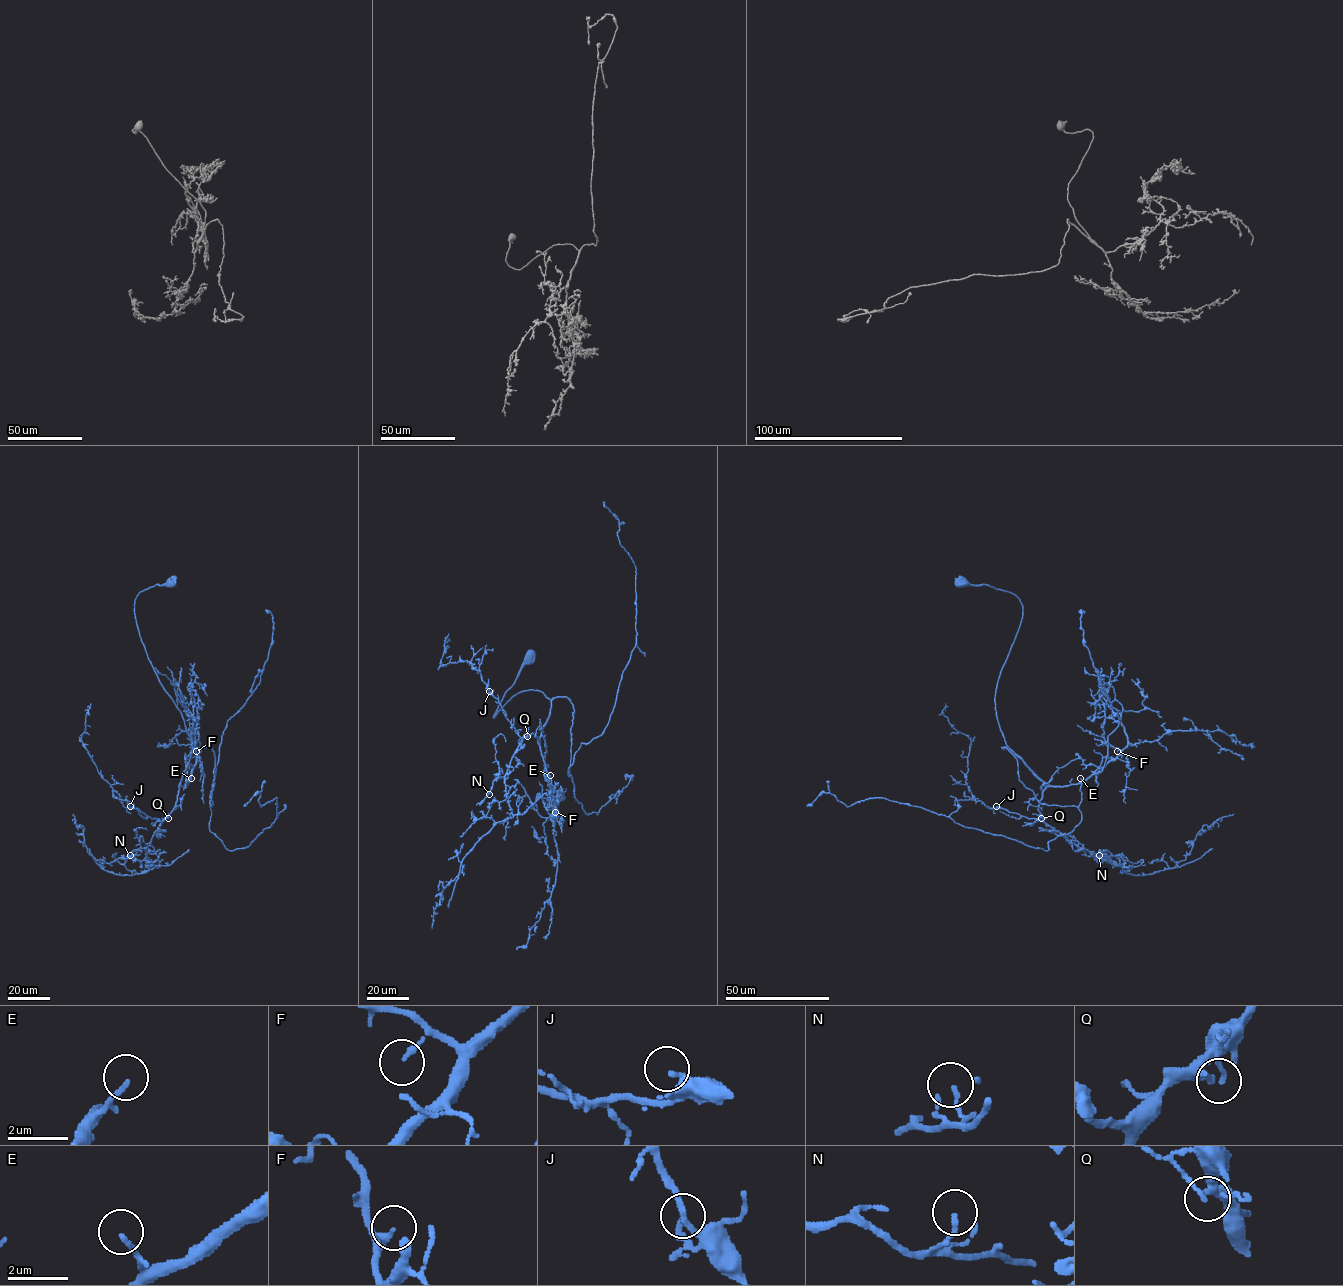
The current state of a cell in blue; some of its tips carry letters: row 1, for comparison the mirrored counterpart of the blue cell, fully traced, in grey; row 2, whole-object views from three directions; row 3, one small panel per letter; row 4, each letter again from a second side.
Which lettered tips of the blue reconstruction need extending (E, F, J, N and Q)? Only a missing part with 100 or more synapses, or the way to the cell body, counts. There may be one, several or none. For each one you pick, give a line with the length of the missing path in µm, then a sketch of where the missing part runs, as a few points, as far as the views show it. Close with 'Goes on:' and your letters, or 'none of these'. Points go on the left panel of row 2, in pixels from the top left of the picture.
Q: about 25 µm are missing; missing branch runs (168, 818), (173, 821), (179, 807)
Goes on: Q

